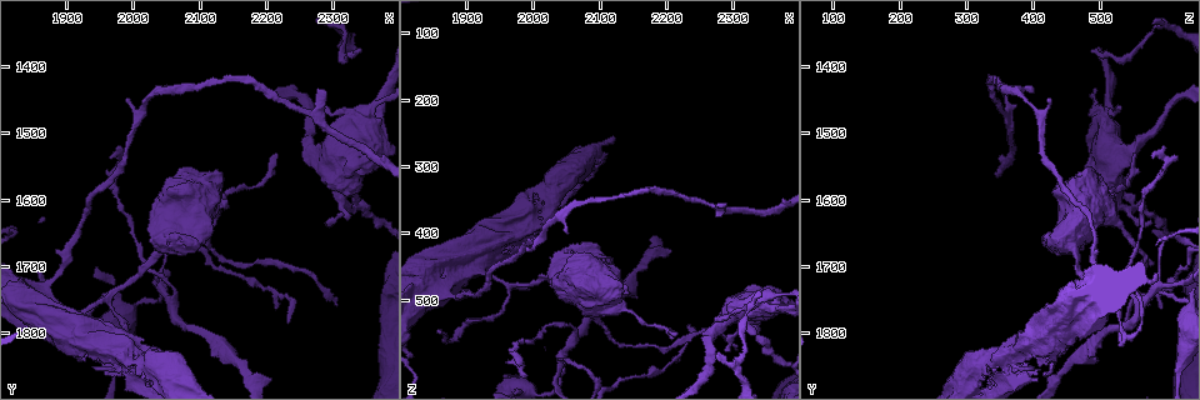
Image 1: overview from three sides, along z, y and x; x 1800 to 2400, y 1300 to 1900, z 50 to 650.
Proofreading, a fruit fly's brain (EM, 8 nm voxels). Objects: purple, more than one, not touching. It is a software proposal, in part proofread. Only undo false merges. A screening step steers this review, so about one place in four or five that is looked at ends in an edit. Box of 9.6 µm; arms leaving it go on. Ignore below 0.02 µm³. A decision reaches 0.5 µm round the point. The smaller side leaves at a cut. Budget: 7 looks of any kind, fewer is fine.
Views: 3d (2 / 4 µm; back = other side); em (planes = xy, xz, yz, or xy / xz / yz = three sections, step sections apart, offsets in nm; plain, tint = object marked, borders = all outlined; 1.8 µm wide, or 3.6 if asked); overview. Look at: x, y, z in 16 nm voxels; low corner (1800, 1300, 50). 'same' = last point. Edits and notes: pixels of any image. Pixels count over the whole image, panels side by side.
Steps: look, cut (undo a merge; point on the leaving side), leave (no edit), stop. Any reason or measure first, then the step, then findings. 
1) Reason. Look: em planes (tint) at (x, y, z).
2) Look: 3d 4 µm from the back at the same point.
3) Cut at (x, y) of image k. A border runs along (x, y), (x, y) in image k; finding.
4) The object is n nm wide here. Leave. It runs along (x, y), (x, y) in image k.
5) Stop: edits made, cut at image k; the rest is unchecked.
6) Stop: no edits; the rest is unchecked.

Branch point. Look: 3d 4 µm at (2350, 1485, 505).

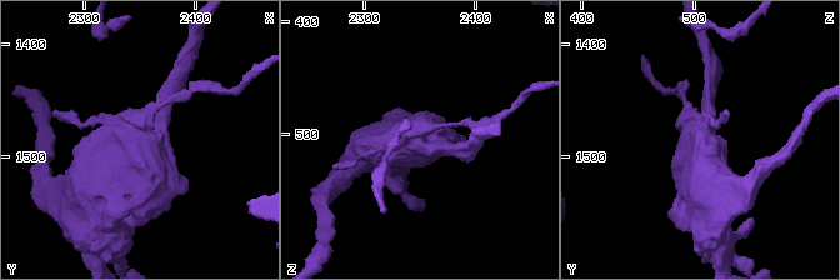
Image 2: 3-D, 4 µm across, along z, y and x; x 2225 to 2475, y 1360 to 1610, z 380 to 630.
3 arms meet here; shape alone is not enough. Look: em 3.6 µm planes (plain) at (2352, 1484, 502).

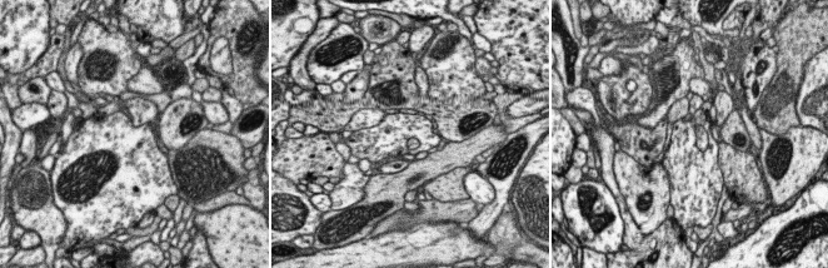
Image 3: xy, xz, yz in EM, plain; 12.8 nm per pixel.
Where the object lies. Look: em 3.6 µm planes (tint) at the same point.

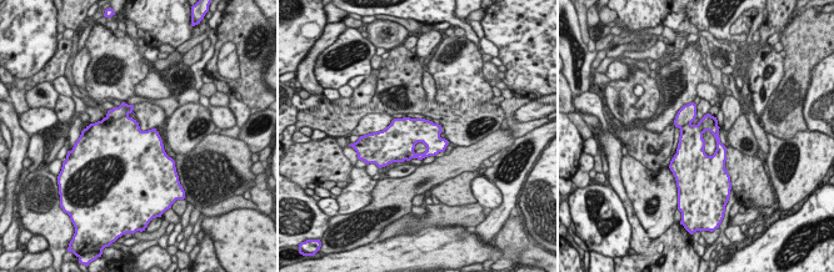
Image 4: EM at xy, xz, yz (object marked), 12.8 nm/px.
The object is 340 nm wide here. Cut at (124, 109) of image 4. A border runs along (128, 115), (114, 120), (105, 117) in image 4; a second cell is stuck on.

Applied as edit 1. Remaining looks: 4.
Arms part here. Look: em xy step 8 (tint) at (1970, 1740, 475).

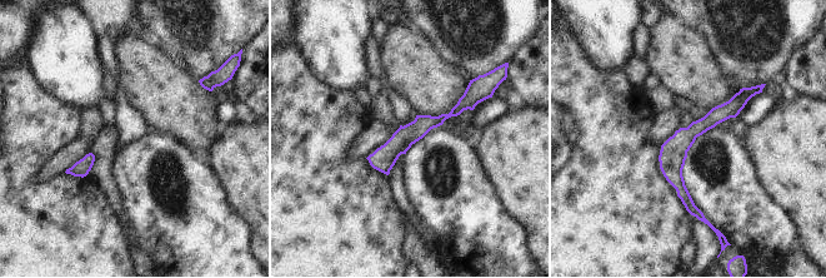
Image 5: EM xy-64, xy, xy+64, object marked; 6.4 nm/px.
Another direction. Look: em planes (tint) at the same point.

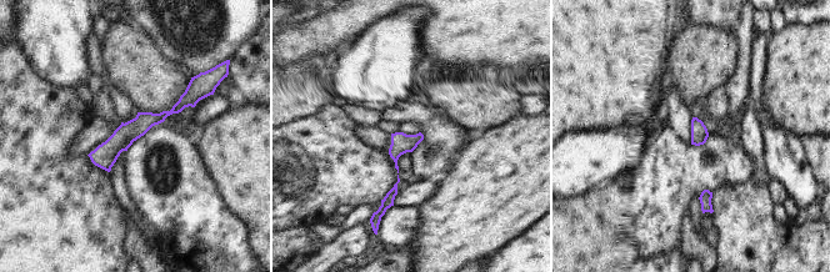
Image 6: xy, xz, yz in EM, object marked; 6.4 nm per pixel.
Leave. It runs along (195, 96), (143, 121), (94, 159) in image 6; one cell here.

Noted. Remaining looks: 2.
Stop: edits made, cut at image 4; the rest is unchecked.

